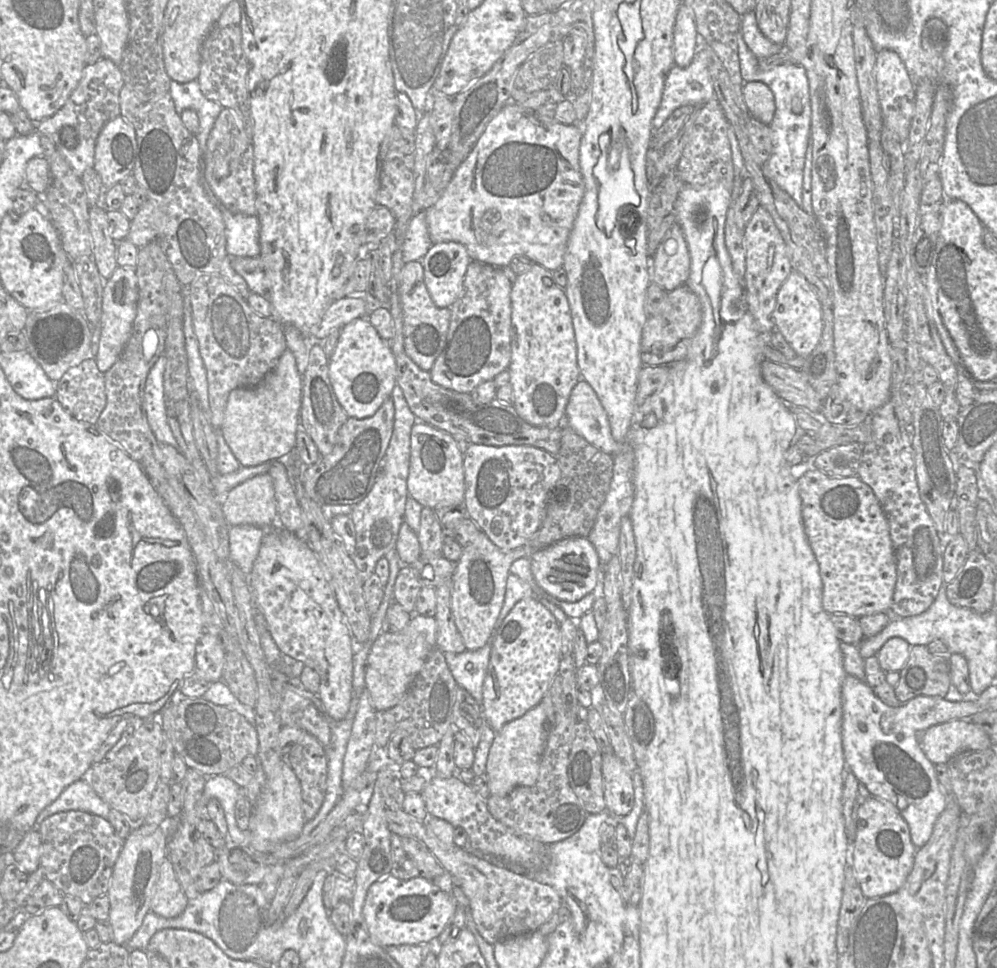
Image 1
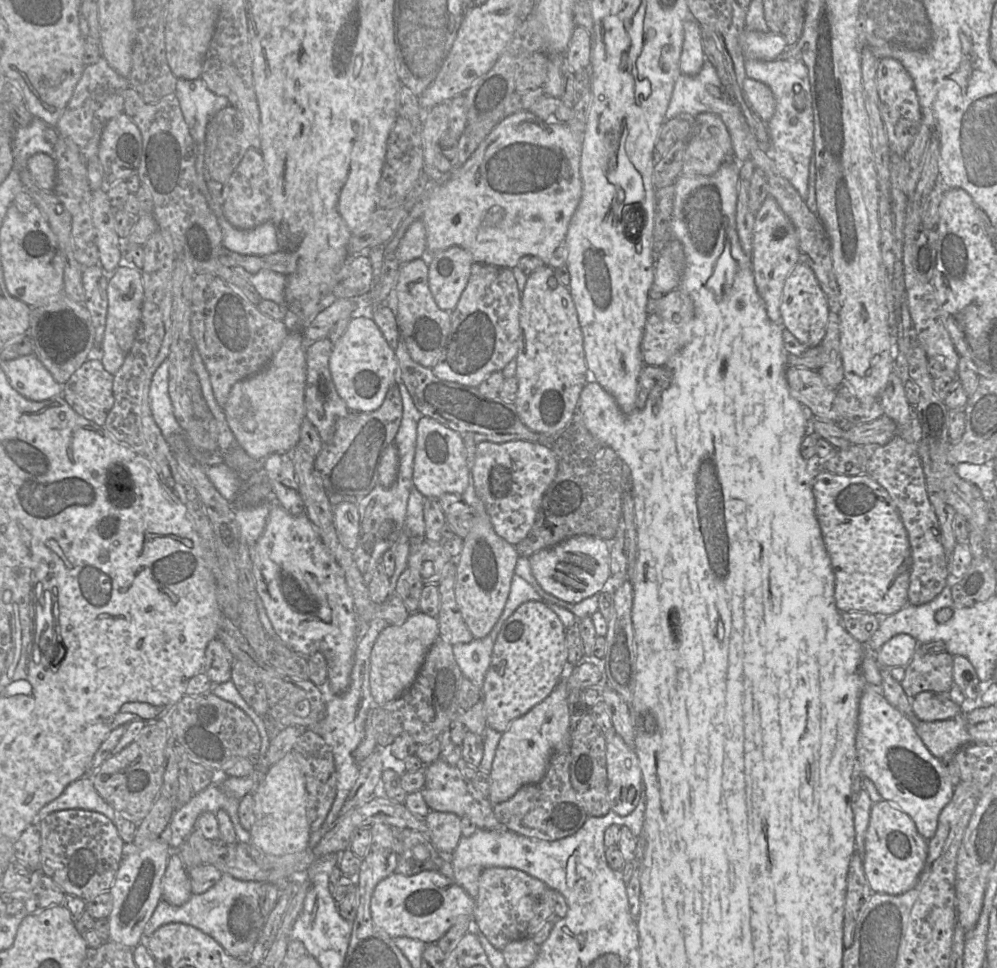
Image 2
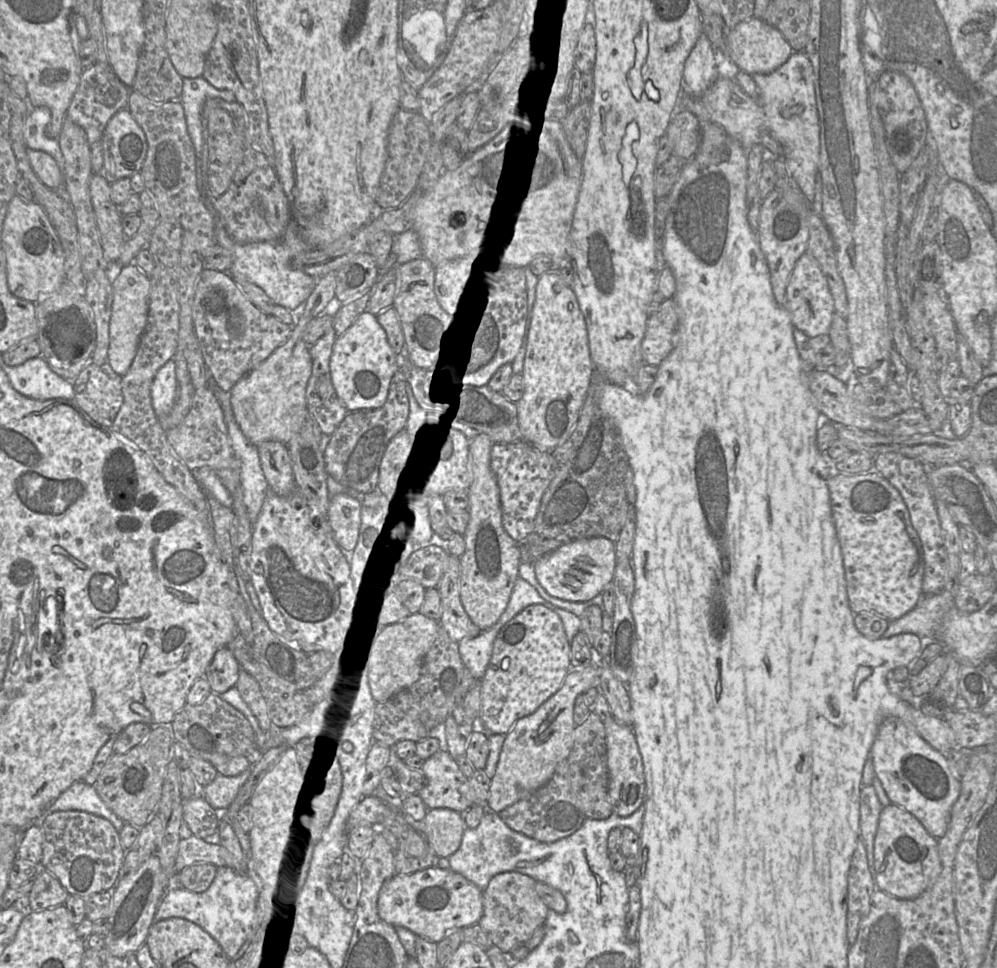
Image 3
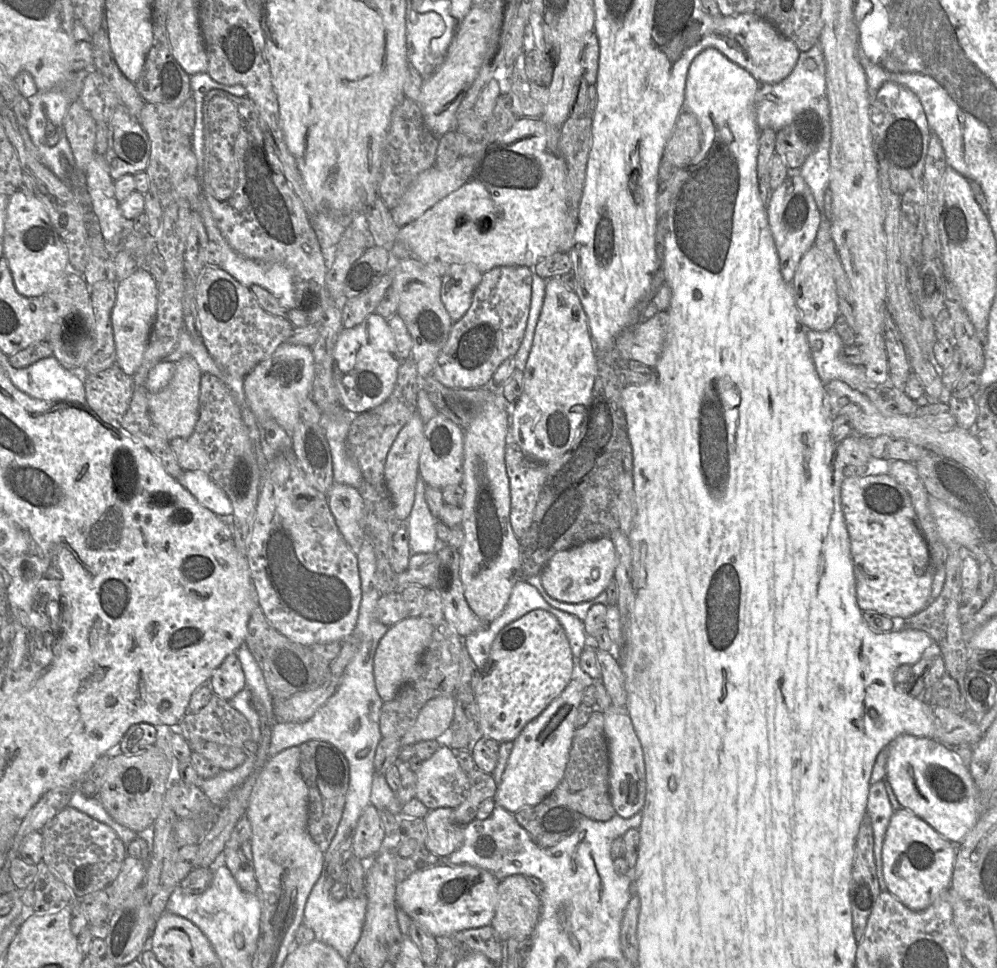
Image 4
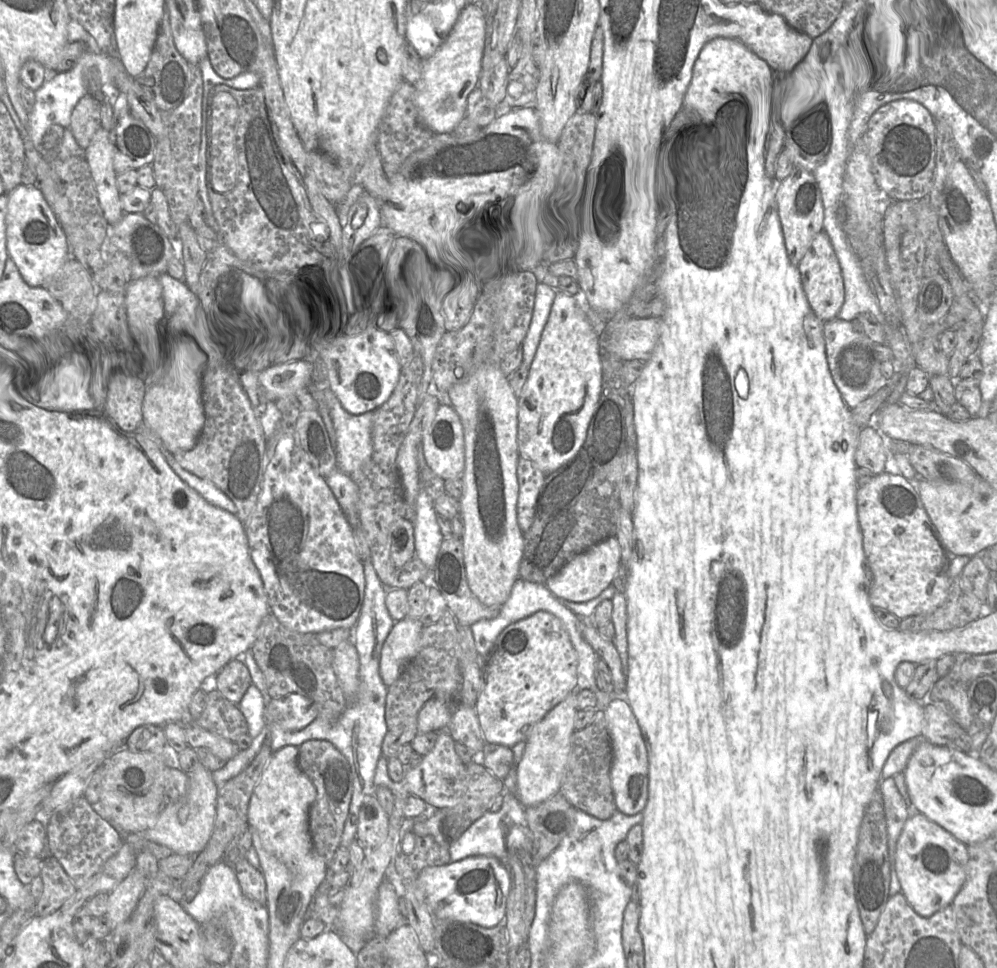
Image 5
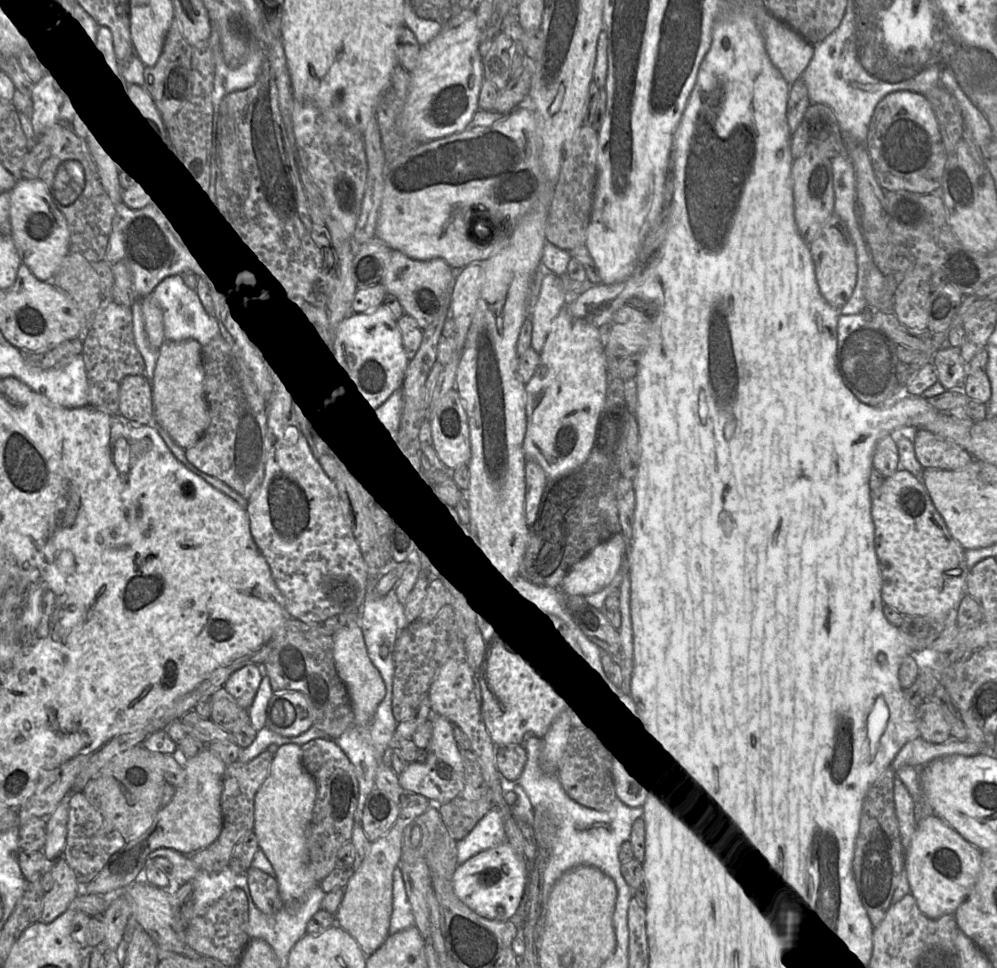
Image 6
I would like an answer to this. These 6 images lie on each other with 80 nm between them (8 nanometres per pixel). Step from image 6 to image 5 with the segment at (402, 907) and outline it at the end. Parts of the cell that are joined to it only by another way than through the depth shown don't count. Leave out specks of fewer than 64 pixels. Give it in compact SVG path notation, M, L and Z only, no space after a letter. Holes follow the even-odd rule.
M384 879L378 889L374 932L381 936L390 935L396 928L408 924L401 914L398 895L390 881Z

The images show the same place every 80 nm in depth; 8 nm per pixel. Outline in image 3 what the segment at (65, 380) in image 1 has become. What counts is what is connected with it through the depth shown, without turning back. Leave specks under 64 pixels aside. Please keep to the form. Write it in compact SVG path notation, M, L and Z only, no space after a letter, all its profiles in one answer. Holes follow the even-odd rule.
M89 363L73 383L74 401L95 422L112 427L123 404L122 377L110 364Z

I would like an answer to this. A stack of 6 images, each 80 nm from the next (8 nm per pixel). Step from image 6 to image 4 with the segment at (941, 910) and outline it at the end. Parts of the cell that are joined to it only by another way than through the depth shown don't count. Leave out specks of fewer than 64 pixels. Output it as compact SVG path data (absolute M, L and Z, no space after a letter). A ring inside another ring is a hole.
M896 809L888 824L882 847L882 879L885 890L900 900L913 911L922 911L928 908L941 892L949 889L957 846L937 833L925 821L911 811Z

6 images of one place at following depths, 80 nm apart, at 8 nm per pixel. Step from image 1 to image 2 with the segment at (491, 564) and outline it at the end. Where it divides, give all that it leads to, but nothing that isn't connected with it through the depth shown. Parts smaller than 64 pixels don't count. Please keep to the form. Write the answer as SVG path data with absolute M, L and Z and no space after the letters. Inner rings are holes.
M470 475L470 485L467 488L467 491L463 495L465 497L466 503L471 507L471 512L472 512L473 517L474 517L474 522L473 522L473 526L471 528L470 533L464 539L464 545L463 545L462 553L456 559L455 598L456 598L458 608L461 612L462 617L463 617L463 620L465 621L469 630L471 631L474 639L481 639L481 638L486 637L492 631L494 625L497 623L499 617L501 616L501 614L503 612L503 609L505 607L505 604L506 604L508 597L509 597L509 594L510 594L512 578L515 575L515 567L516 567L516 563L517 563L520 555L519 555L518 551L516 550L515 546L511 545L506 540L504 540L503 538L501 538L500 536L498 536L496 534L496 532L492 526L490 517L489 517L487 510L485 508L485 505L483 504L483 502L478 498L478 496L475 493L474 487L471 483L471 475Z

